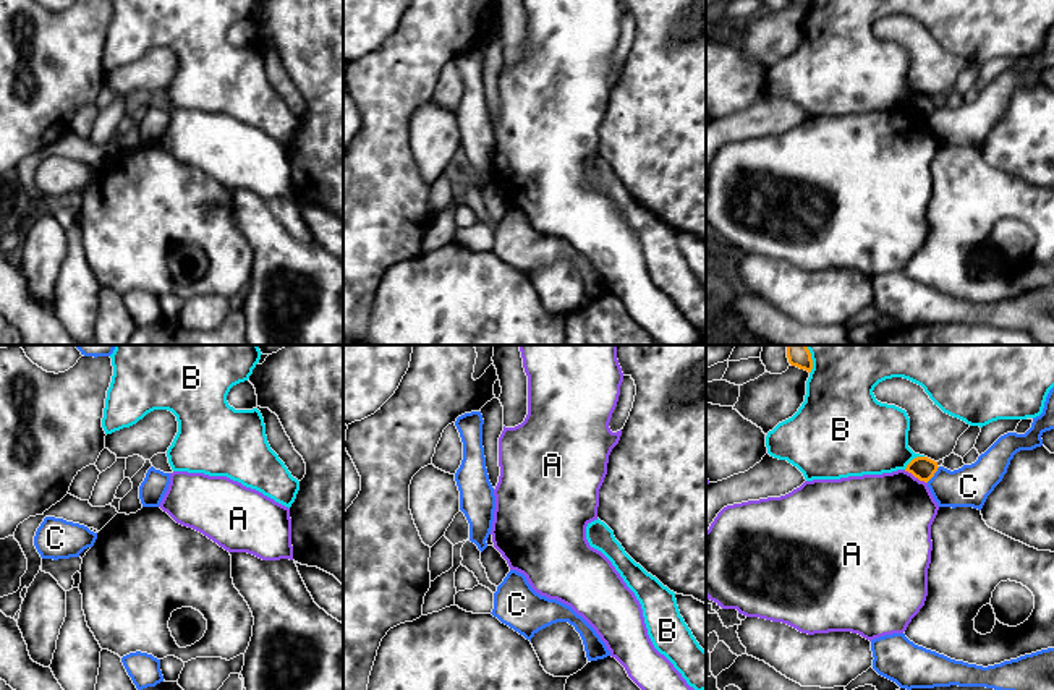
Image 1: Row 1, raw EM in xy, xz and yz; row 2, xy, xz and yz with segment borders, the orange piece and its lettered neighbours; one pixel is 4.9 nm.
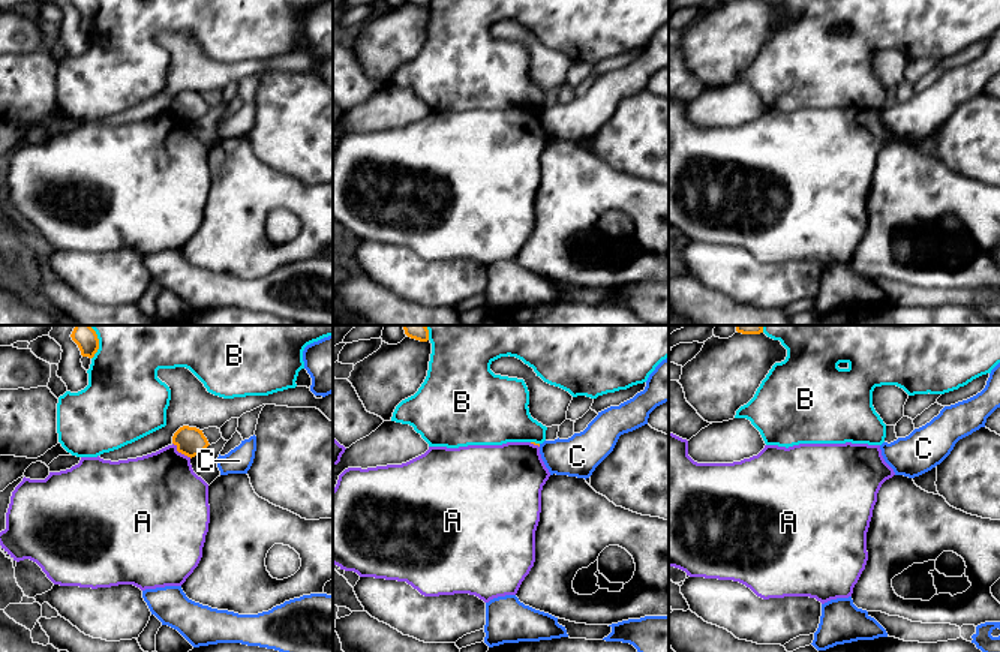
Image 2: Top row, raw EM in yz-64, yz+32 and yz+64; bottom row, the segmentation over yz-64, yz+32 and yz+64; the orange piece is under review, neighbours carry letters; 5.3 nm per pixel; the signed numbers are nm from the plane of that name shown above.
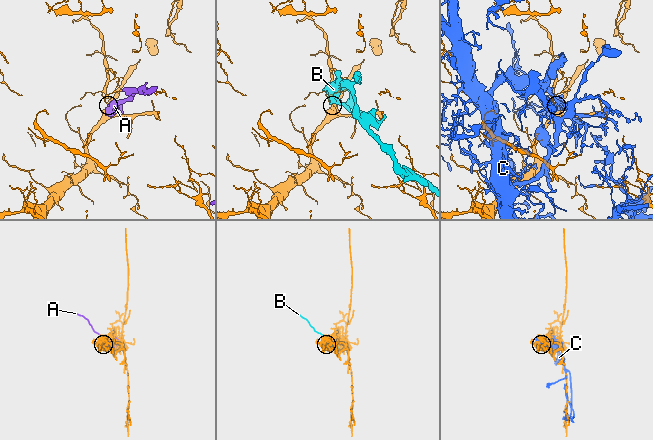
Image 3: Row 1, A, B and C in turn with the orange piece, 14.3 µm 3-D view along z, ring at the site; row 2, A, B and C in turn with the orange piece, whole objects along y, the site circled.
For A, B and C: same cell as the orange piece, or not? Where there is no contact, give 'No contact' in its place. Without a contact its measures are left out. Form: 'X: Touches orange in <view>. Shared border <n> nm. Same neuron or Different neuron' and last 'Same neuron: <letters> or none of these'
A: Touches orange in yz. Shared border 140 nm. Different neuron
B: Touches orange in yz. Shared border 120 nm. Different neuron
C: Touches orange in yz. Shared border 100 nm. Different neuron
Same neuron: none of these

